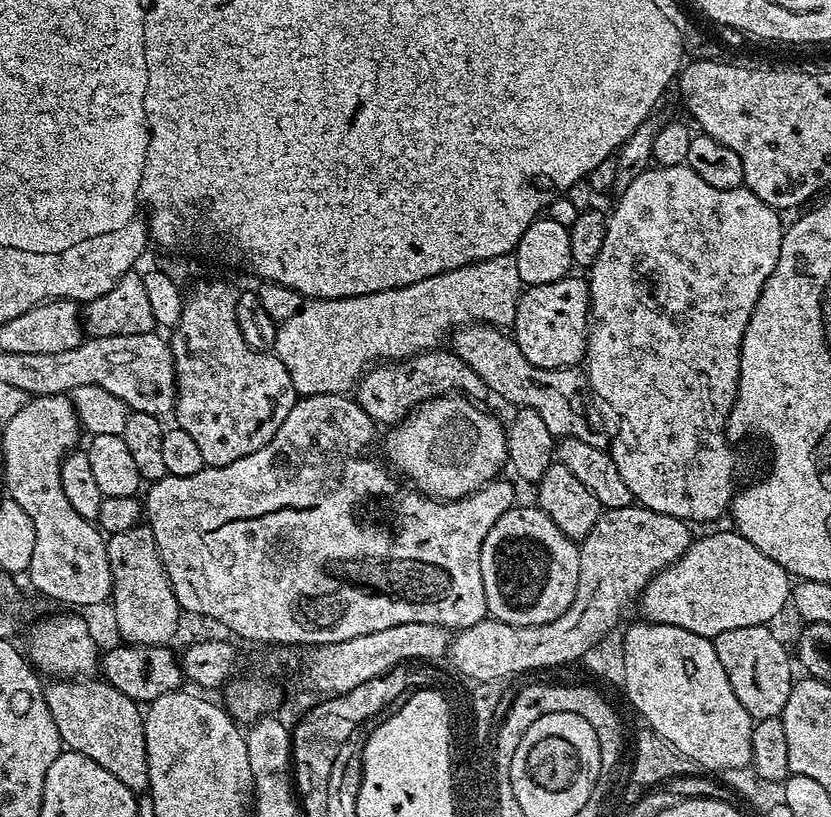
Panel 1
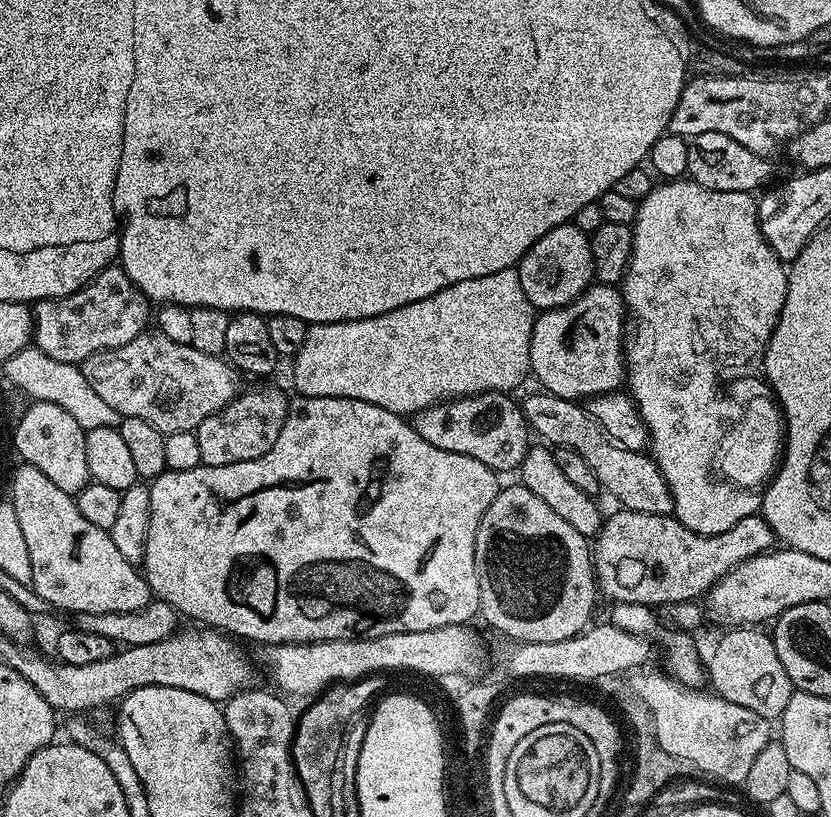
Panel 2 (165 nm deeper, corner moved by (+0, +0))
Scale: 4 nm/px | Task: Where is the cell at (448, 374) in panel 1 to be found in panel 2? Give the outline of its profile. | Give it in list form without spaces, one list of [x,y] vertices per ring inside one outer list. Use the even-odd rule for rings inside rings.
[[[479,392],[477,396],[461,396],[458,400],[445,400],[415,413],[414,427],[430,446],[478,458],[482,466],[497,474],[519,469],[530,447],[530,429],[523,407],[503,392]]]

